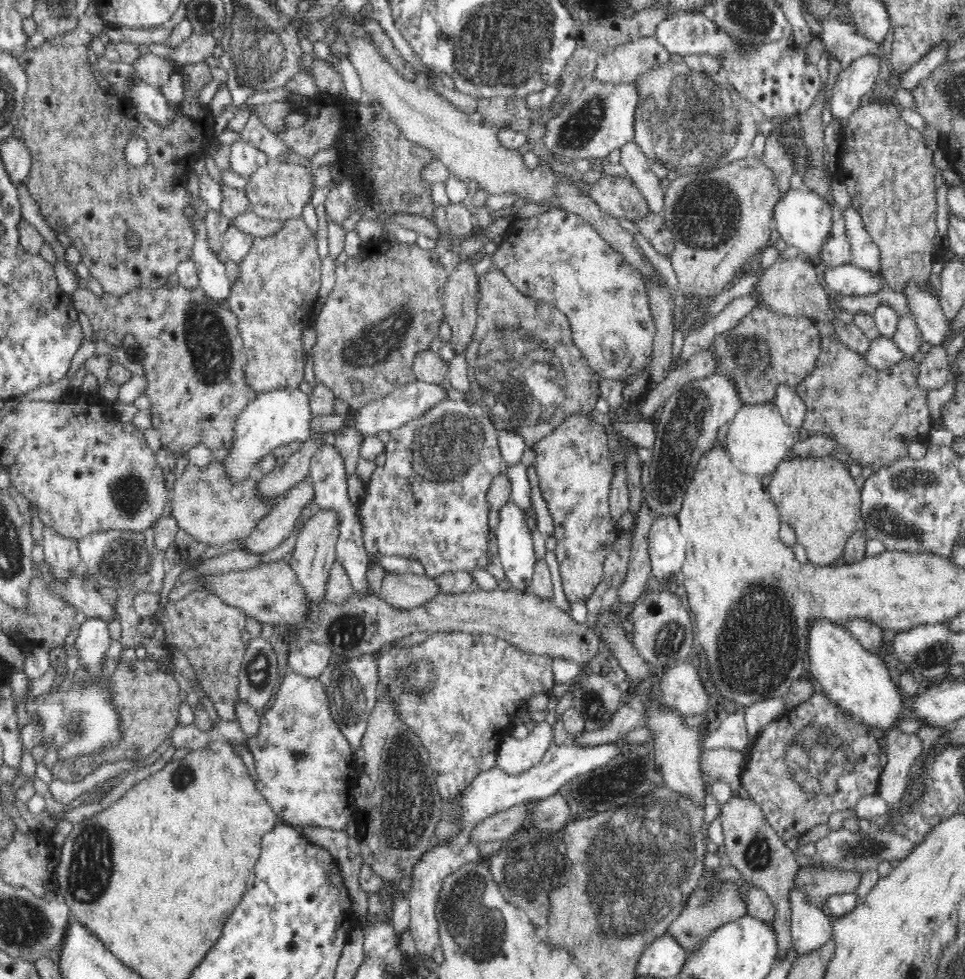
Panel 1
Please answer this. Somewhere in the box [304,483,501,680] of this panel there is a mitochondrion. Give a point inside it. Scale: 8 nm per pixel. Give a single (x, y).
(346, 630)

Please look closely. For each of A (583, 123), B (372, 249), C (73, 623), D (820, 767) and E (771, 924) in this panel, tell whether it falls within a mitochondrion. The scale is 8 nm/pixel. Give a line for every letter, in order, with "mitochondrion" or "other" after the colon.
A: mitochondrion
B: other
C: other
D: mitochondrion
E: other

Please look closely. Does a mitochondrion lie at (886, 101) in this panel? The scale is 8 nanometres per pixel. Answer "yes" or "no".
no

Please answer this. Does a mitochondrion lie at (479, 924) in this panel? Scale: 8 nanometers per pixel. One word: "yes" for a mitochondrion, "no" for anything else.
yes

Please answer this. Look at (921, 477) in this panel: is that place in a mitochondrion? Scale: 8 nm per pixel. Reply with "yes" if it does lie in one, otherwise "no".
yes

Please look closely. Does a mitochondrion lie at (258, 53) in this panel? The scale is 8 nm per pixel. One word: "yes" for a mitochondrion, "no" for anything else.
yes

